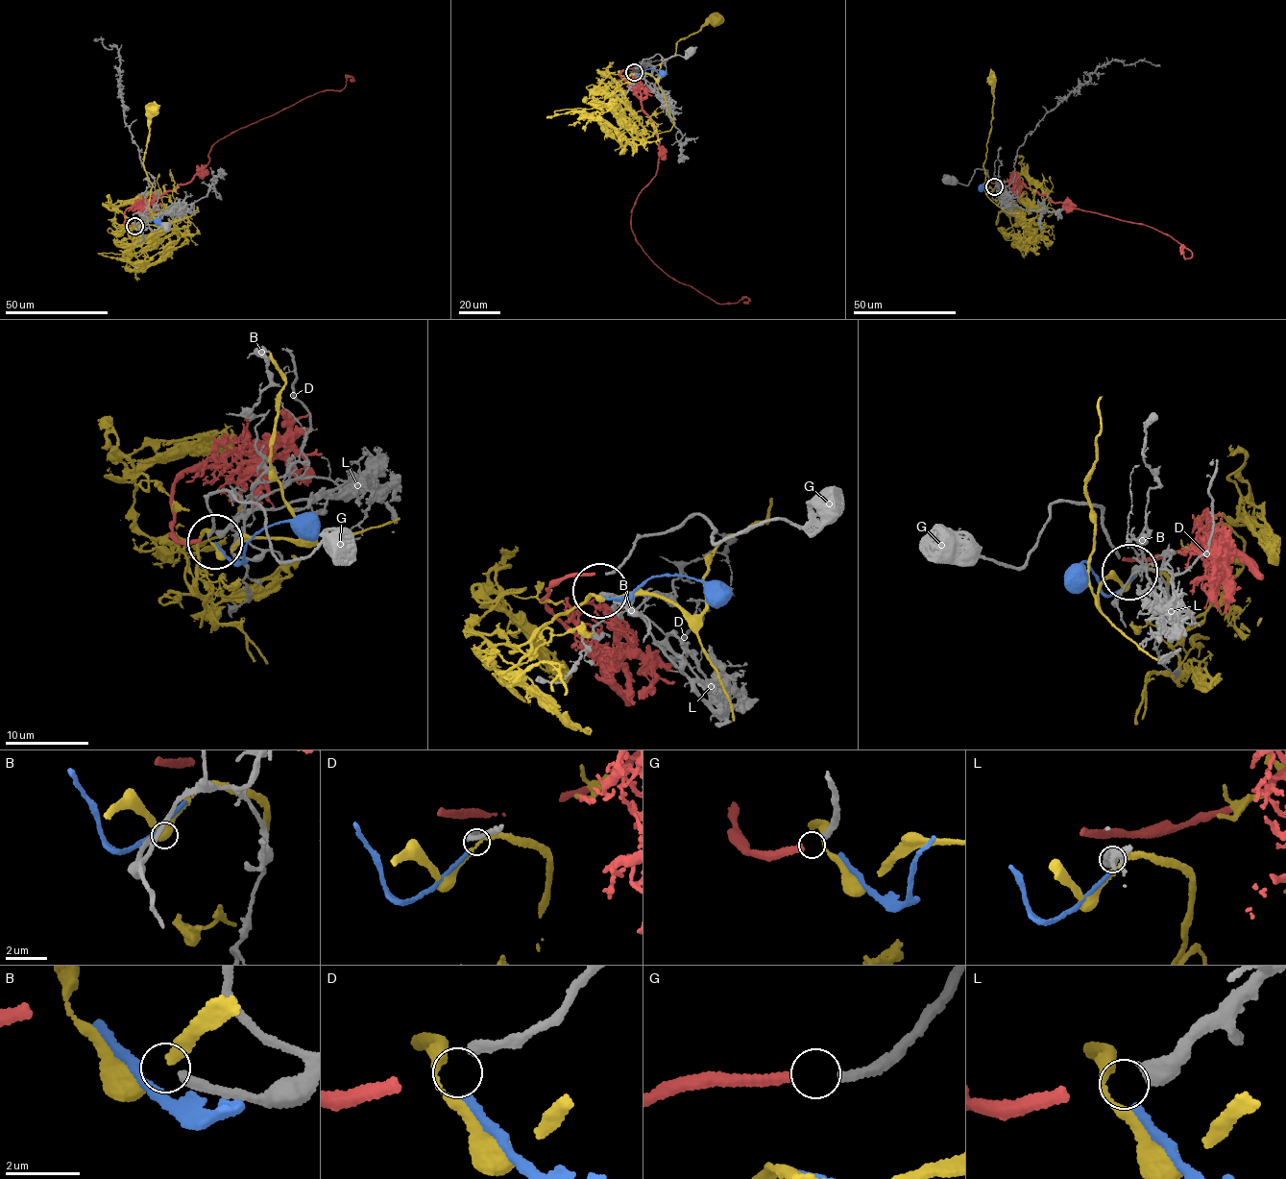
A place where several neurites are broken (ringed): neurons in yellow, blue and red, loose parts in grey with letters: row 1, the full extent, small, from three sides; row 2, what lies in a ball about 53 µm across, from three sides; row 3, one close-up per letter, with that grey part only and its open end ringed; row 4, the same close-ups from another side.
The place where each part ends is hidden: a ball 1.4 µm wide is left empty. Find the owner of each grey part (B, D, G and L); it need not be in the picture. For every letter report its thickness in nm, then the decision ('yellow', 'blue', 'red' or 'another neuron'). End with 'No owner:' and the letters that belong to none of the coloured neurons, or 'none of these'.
B: 280 nm | another neuron
D: 240 nm | blue
G: 260 nm | red
L: 480 nm | another neuron
No owner: B, L

